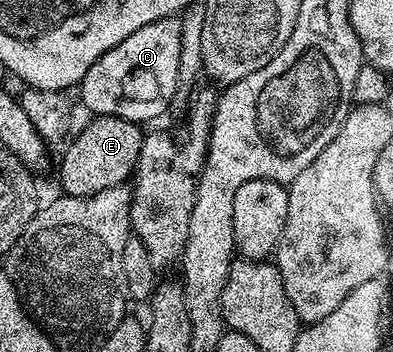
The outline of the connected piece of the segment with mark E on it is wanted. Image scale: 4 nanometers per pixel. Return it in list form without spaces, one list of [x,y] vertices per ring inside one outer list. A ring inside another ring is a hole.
[[[96,116],[81,134],[75,135],[60,162],[60,186],[69,198],[89,198],[106,188],[123,186],[136,173],[146,134],[141,123],[116,116]]]

